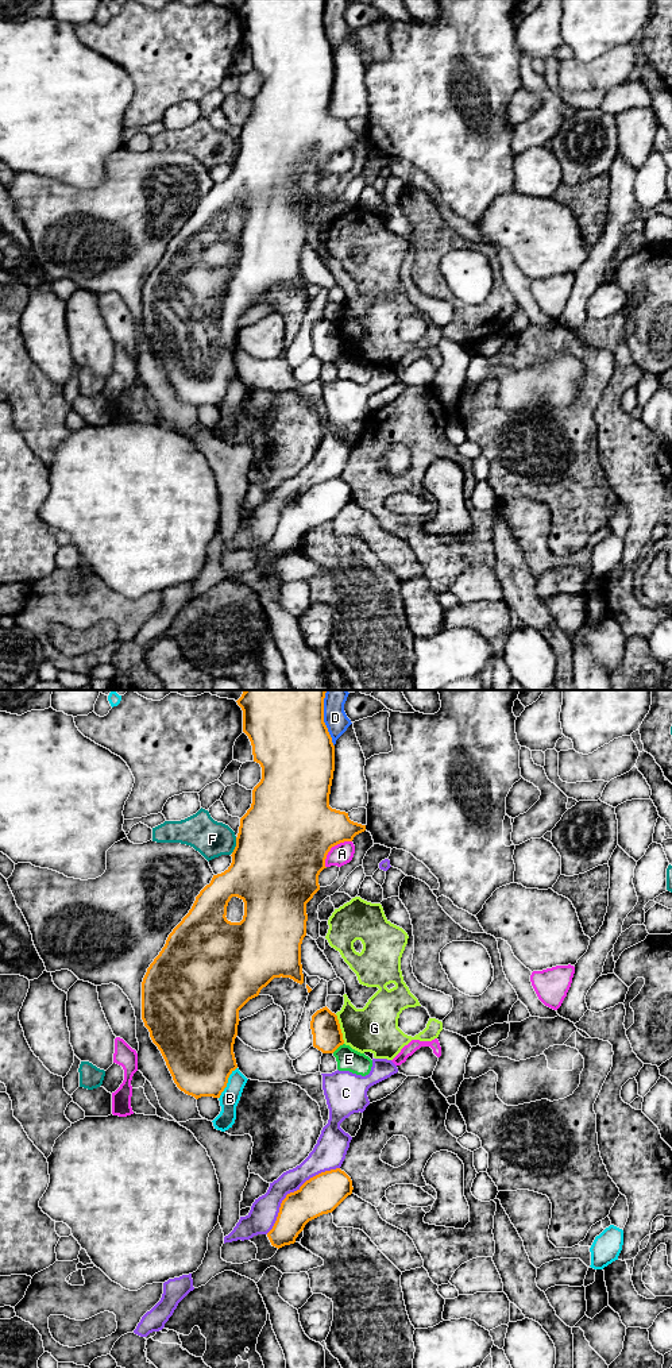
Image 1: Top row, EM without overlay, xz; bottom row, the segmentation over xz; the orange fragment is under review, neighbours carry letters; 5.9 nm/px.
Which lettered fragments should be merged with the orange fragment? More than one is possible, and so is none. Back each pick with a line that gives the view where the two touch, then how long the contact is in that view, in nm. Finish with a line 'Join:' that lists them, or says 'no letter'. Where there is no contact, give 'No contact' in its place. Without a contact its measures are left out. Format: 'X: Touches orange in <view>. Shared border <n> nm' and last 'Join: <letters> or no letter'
Join: no letter

